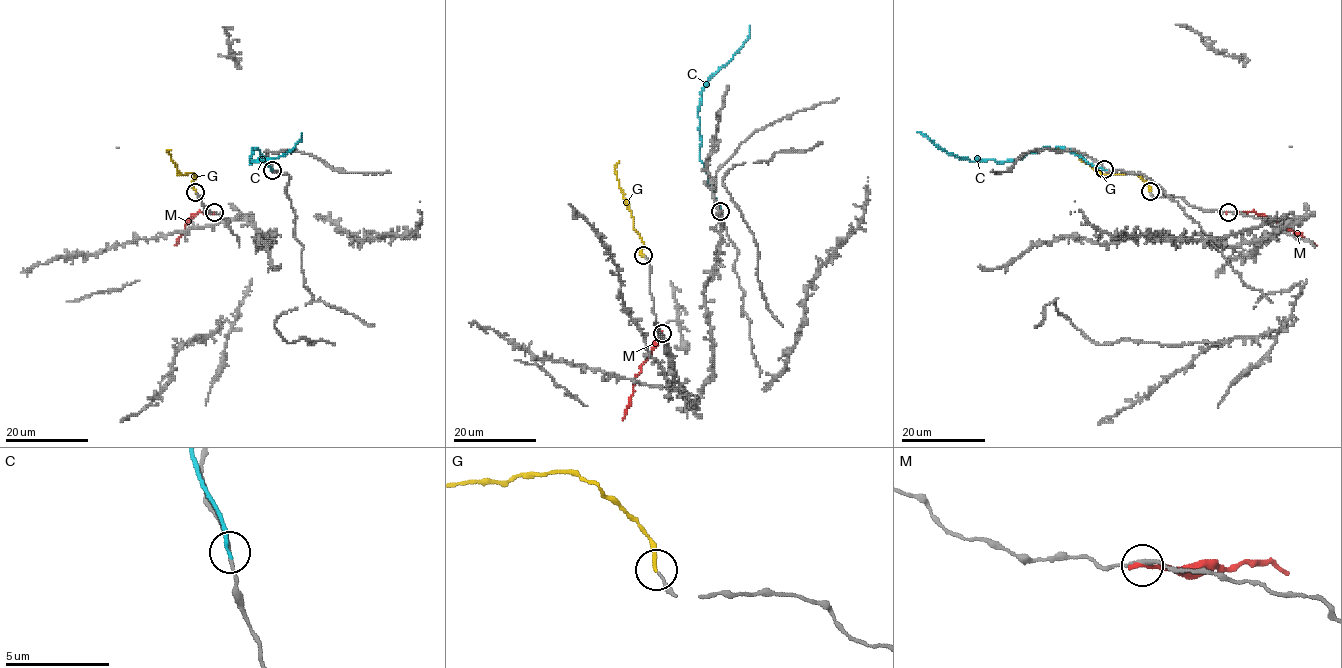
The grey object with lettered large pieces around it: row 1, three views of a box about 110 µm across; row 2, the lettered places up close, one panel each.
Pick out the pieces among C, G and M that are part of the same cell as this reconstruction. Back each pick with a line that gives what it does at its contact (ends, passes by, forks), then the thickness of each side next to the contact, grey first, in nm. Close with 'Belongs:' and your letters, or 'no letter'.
G: it ends there; 140 nm thick on the grey side, 170 nm on the other
Belongs: G

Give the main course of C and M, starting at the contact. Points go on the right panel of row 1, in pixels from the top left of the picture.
C: (1105, 169), (1058, 147), (1041, 148), (1014, 161), (997, 163), (993, 160), (959, 159), (917, 131)
M: (1228, 212), (1255, 211), (1267, 215), (1317, 246)

